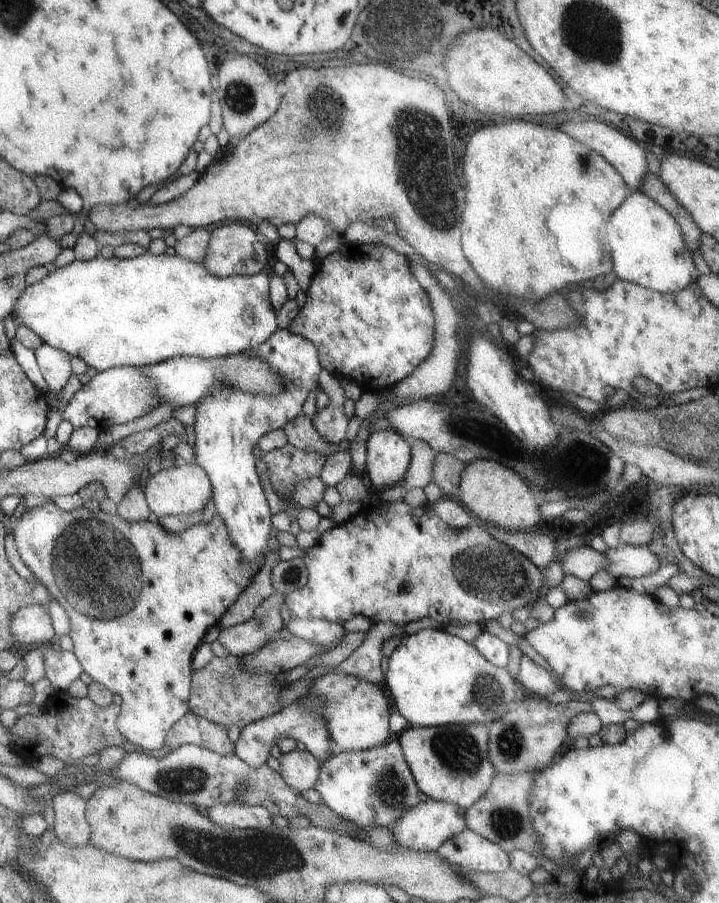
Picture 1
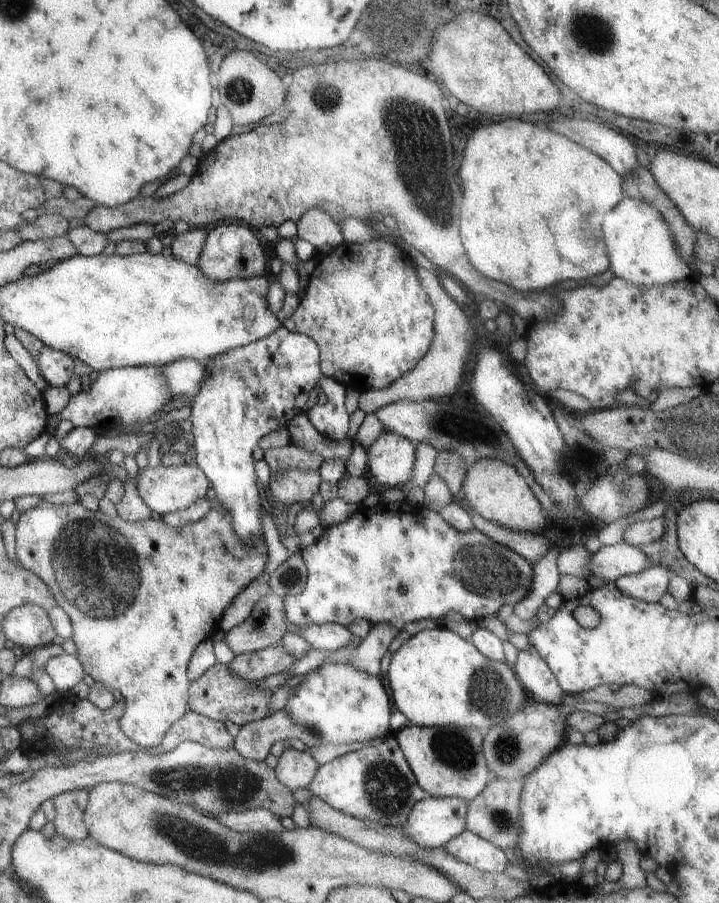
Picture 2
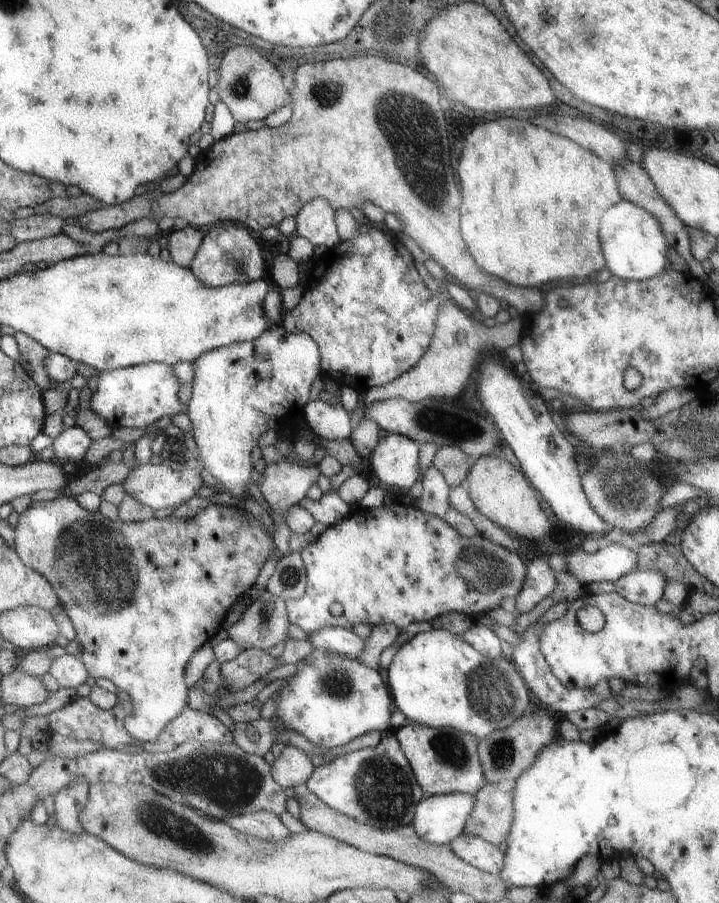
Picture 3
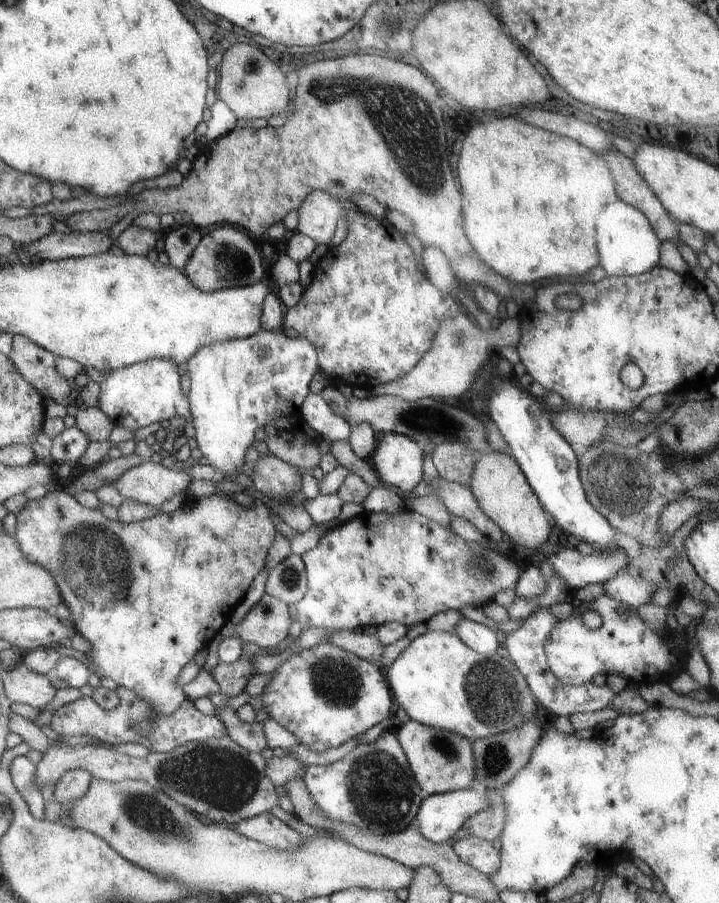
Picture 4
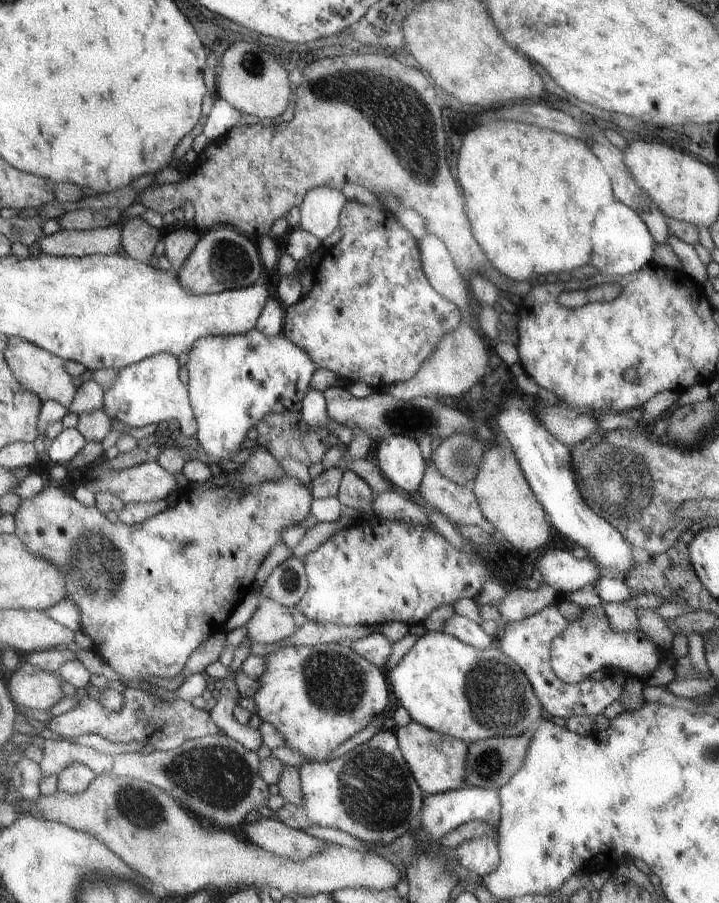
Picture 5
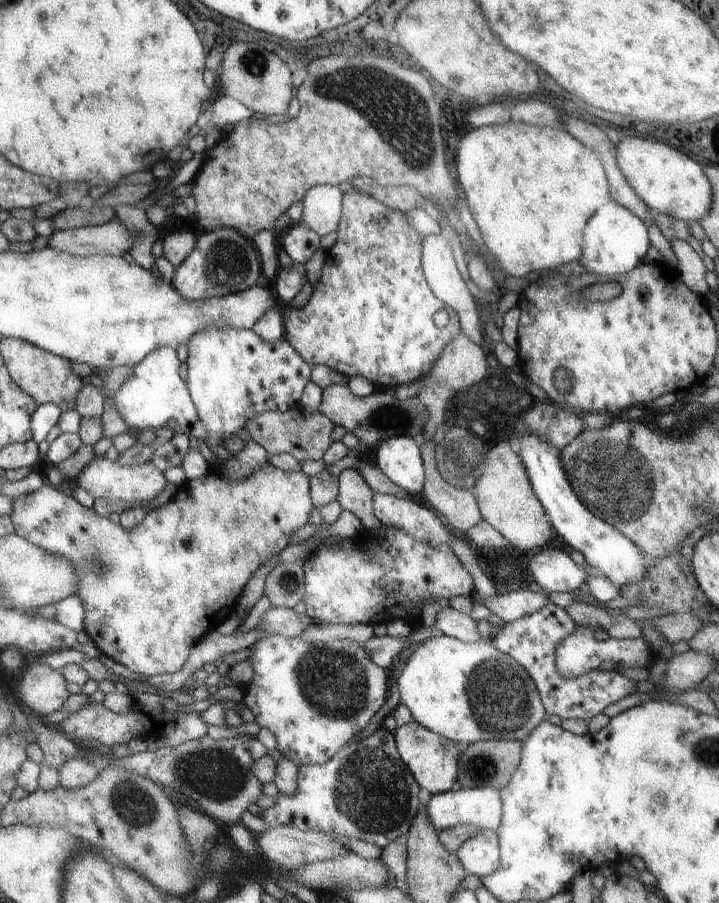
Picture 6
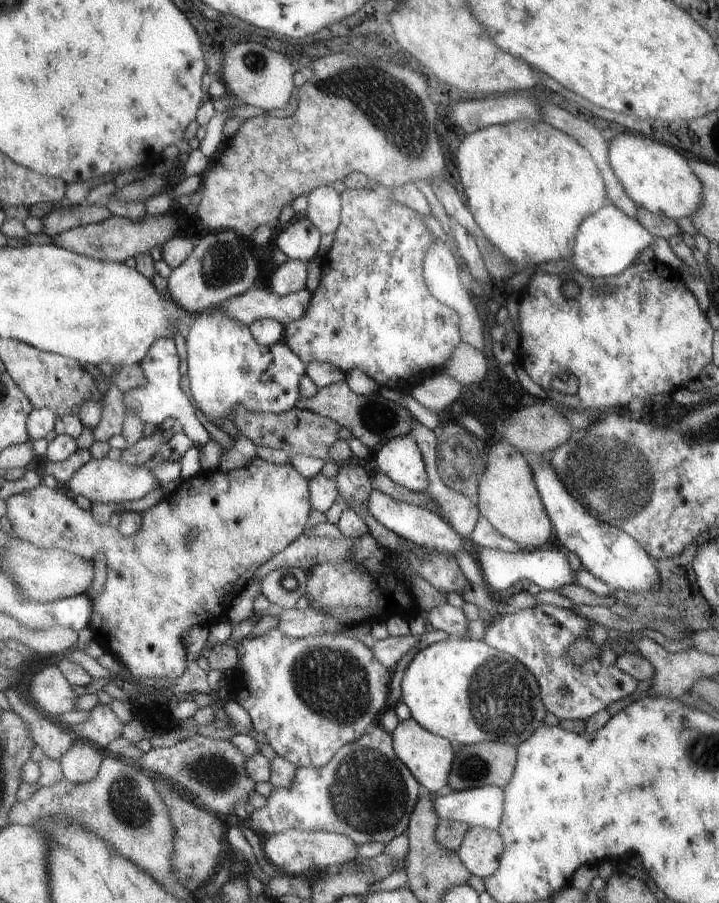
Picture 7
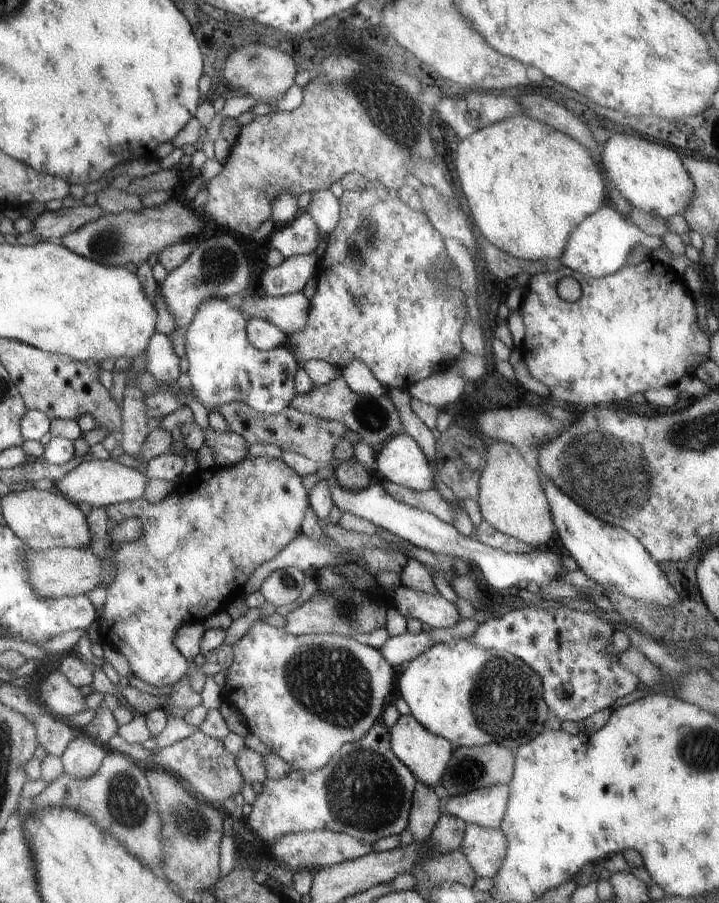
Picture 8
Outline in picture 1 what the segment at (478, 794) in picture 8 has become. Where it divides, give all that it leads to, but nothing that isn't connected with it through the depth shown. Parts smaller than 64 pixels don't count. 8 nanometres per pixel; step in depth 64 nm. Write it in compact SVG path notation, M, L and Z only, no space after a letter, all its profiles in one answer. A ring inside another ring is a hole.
M427 799L419 804L411 806L395 824L391 830L391 838L401 849L411 851L436 851L445 840L449 840L458 832L466 828L464 823L464 812L453 802L441 802L439 800Z

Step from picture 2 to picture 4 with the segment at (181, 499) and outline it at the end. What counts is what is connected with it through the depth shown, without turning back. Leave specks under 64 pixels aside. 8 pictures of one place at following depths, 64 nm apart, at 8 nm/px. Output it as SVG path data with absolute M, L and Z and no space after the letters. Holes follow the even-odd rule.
M144 460L141 464L125 470L111 486L121 494L121 498L135 500L158 508L171 496L185 498L191 478L184 470L165 468L161 463Z

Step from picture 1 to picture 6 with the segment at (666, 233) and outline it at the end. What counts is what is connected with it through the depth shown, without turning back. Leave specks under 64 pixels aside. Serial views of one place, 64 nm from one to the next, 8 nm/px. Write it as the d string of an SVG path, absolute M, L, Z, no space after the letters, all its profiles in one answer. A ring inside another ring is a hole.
M613 200L596 208L581 230L581 240L583 246L577 264L581 264L586 272L603 276L629 272L643 261L650 244L648 230L641 219Z

